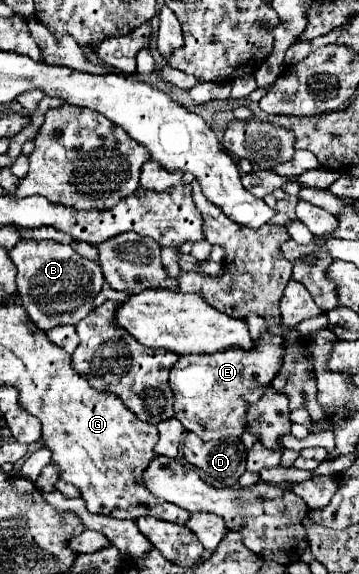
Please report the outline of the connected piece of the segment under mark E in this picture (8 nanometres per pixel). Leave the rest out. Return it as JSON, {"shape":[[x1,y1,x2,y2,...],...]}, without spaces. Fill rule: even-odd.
{"shape":[[263,329,259,339,253,341,253,349,243,350,239,347,231,347,213,355,191,355,191,357,179,357,179,361,173,365,169,375,169,387,173,389,175,397,175,417,181,421,185,431,197,433,201,439,211,441,227,435,241,435,245,431,247,423,247,409,265,393,265,387,273,381,273,377,279,373,283,363,283,345,285,335,275,333,273,329]]}

